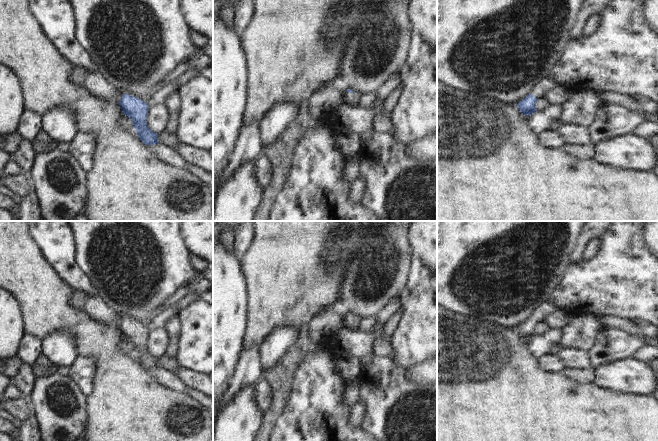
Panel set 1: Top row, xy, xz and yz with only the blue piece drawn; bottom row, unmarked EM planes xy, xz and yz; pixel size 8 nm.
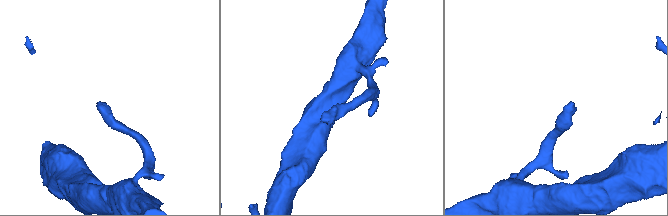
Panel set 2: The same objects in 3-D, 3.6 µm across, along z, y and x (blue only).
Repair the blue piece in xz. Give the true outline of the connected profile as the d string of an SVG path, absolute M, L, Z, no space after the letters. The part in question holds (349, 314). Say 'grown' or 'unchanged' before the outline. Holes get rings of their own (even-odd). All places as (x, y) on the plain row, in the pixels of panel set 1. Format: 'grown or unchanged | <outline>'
grown | M348 313L343 318L343 327L349 331L358 331L358 326L361 321L361 318L354 316L351 313Z

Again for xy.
unchanged | M123 318L119 326L123 337L128 340L136 353L139 363L146 369L159 368L158 357L153 356L147 349L149 329L138 321Z

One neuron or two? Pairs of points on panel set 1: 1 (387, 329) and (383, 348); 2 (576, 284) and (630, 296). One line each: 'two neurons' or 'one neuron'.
1: one neuron
2: one neuron

